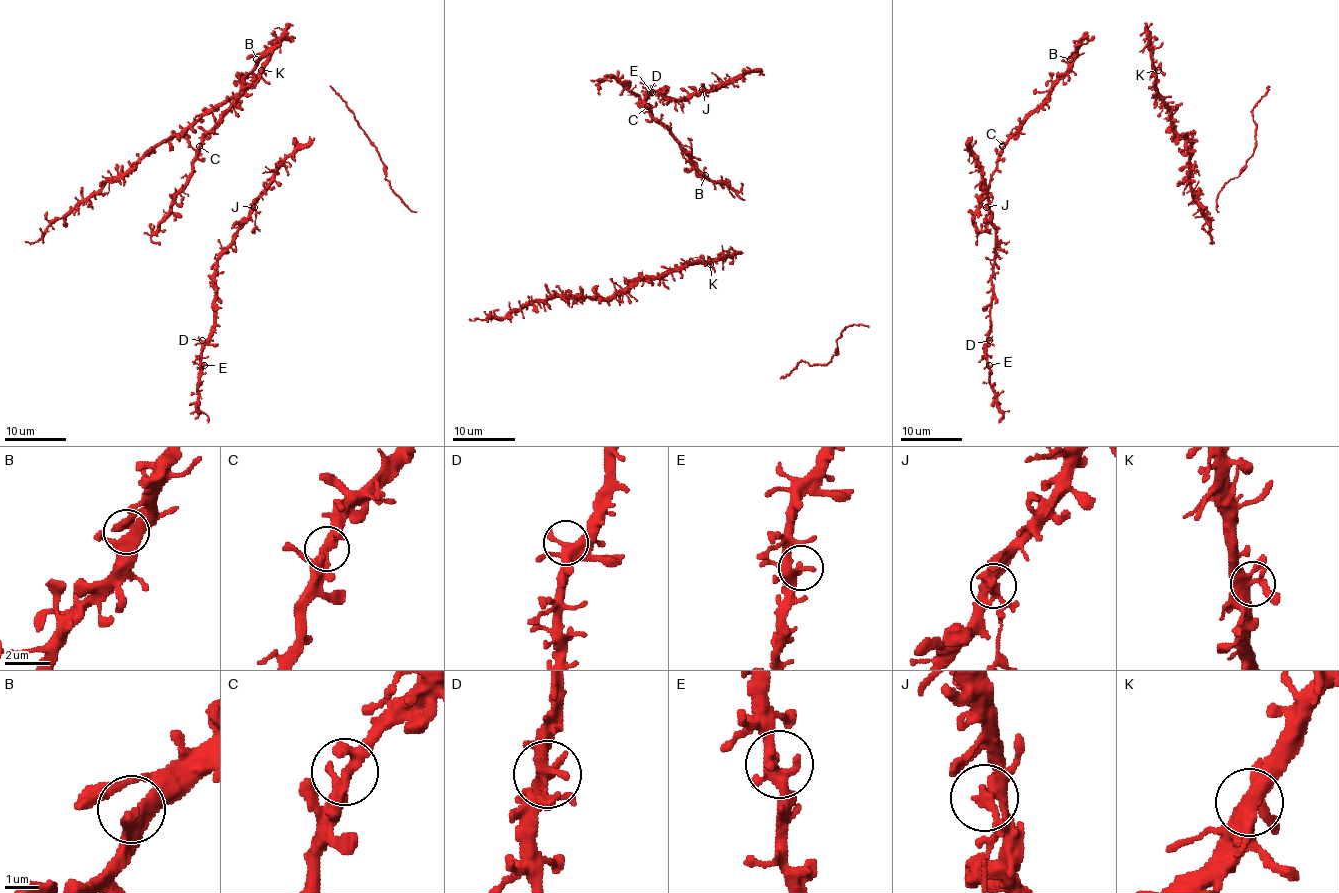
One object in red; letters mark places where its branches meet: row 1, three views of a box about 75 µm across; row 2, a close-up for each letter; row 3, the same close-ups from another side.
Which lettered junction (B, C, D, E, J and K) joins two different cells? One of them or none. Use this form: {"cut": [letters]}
{"cut": ["J"]}

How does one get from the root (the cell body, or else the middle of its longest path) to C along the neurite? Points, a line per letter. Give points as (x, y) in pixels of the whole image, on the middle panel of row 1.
C: (708, 178), (647, 106)

